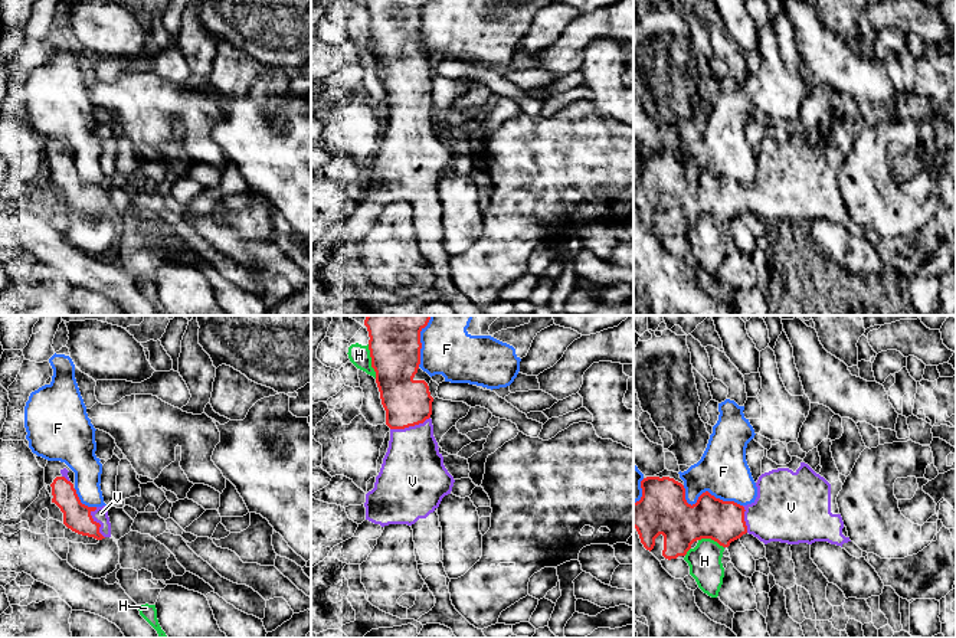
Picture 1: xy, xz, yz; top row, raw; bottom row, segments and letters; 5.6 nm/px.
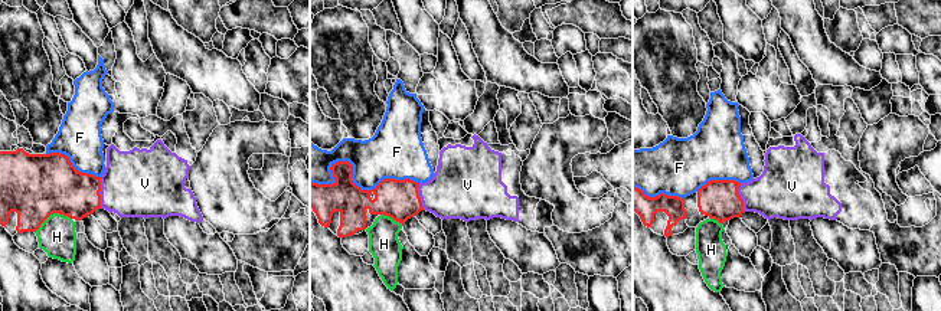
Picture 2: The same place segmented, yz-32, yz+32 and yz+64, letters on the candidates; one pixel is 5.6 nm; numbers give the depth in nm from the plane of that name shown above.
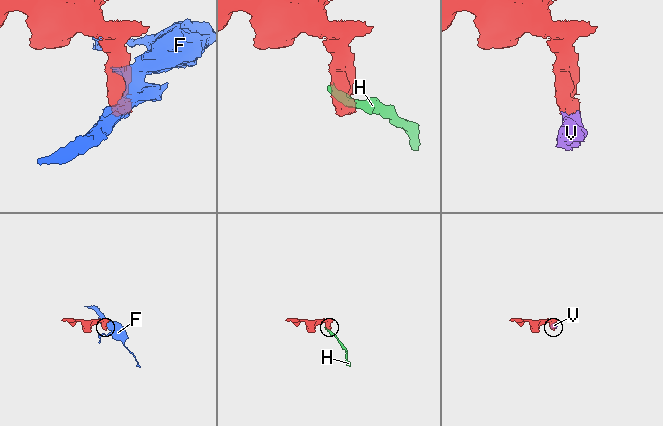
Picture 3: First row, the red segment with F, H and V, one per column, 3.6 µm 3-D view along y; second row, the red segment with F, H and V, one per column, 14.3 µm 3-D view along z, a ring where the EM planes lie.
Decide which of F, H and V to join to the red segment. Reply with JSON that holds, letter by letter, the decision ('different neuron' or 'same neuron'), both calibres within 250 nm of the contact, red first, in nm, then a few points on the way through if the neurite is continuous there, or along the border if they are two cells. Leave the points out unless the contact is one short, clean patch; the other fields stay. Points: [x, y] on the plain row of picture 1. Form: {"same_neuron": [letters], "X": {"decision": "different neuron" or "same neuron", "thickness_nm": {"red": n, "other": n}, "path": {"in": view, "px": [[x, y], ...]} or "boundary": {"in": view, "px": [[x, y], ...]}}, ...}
{"same_neuron": ["V"], "F": {"decision": "different neuron", "thickness_nm": {"red": 260, "other": 280}}, "H": {"decision": "different neuron", "thickness_nm": {"red": 280, "other": 120}}, "V": {"decision": "same neuron", "thickness_nm": {"red": 260, "other": 340}, "path": {"in": "xz", "px": [[408, 79], [409, 102], [412, 147]]}}}

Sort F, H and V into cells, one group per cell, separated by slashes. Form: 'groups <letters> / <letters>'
groups F / H / V

